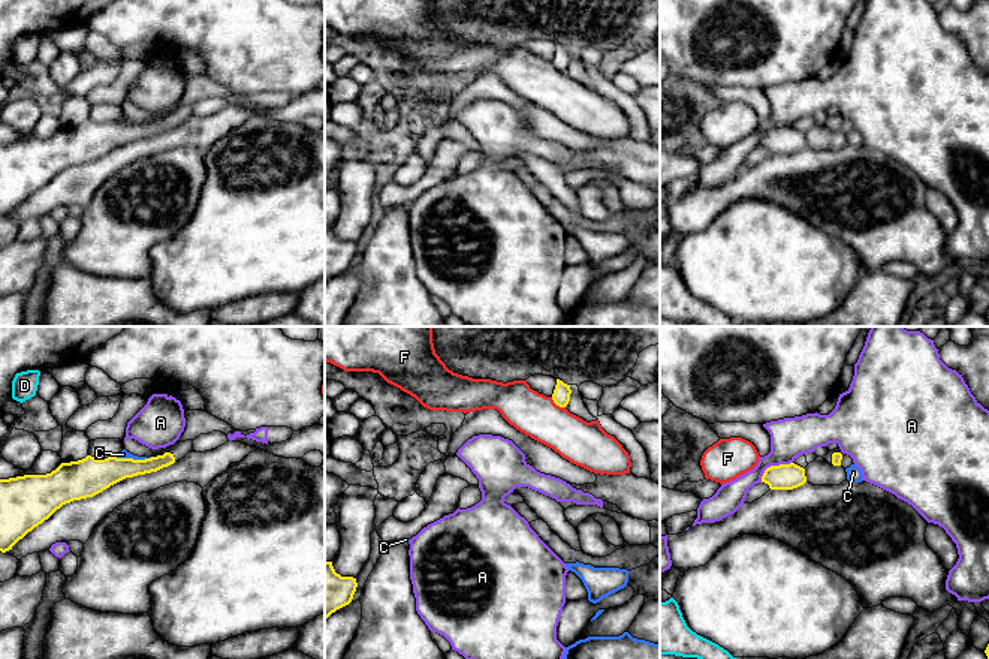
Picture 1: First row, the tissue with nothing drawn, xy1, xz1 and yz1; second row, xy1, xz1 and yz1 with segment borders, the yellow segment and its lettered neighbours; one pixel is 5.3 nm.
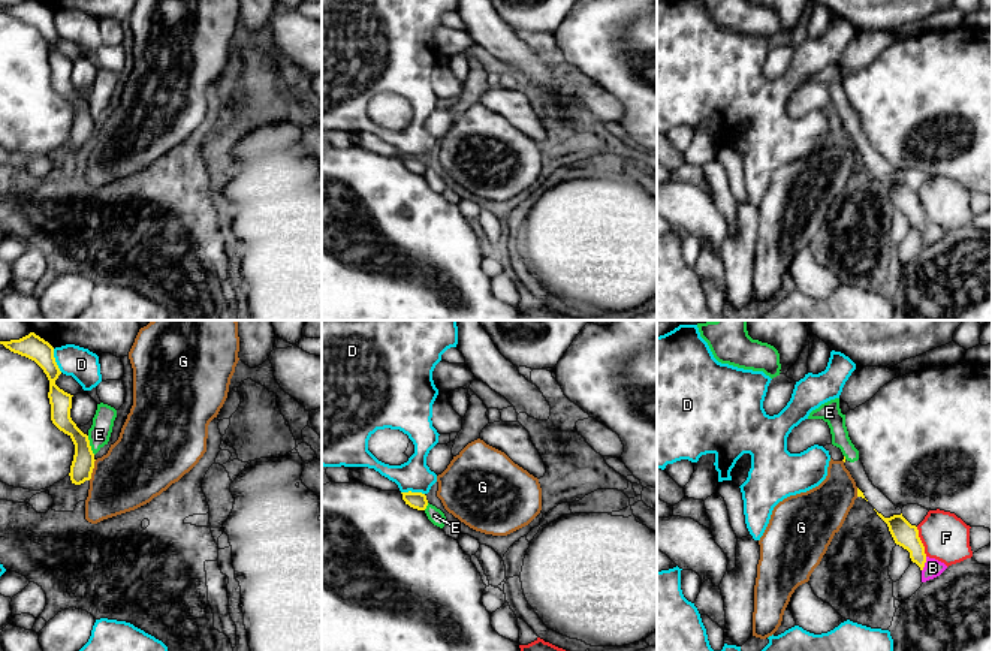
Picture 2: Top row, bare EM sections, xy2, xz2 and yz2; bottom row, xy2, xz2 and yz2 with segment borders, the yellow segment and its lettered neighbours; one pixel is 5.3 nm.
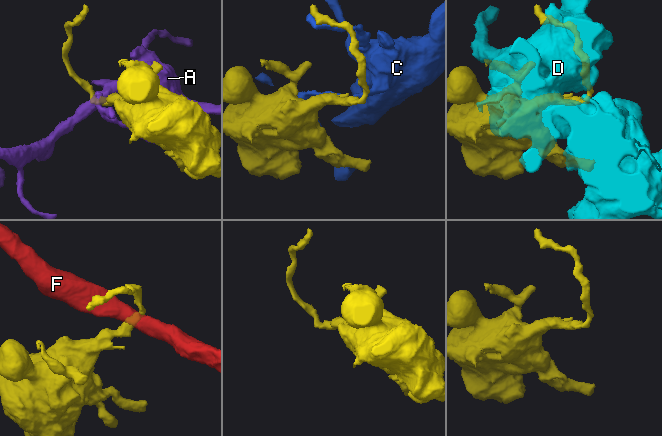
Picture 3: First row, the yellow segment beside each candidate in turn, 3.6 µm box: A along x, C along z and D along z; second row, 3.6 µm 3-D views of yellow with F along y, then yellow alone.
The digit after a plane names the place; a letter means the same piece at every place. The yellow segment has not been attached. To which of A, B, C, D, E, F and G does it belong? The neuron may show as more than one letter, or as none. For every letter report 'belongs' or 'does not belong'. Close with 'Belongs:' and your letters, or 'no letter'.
A: does not belong
B: does not belong
C: does not belong
D: does not belong
E: does not belong
F: does not belong
G: does not belong
Belongs: no letter

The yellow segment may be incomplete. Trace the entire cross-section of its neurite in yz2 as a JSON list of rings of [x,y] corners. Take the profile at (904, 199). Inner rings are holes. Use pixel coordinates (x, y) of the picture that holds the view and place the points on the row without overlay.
[[[881,178],[877,180],[887,189],[889,196],[896,210],[902,211],[910,217],[910,223],[916,227],[920,235],[923,235],[926,227],[925,211],[919,202],[919,195],[916,190],[911,190],[904,181],[893,180],[890,183],[884,183]]]

